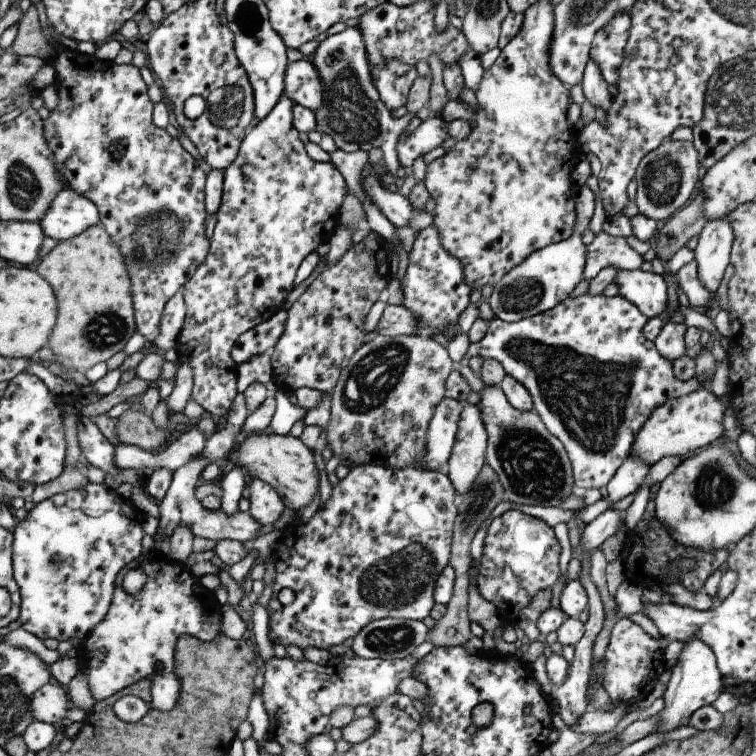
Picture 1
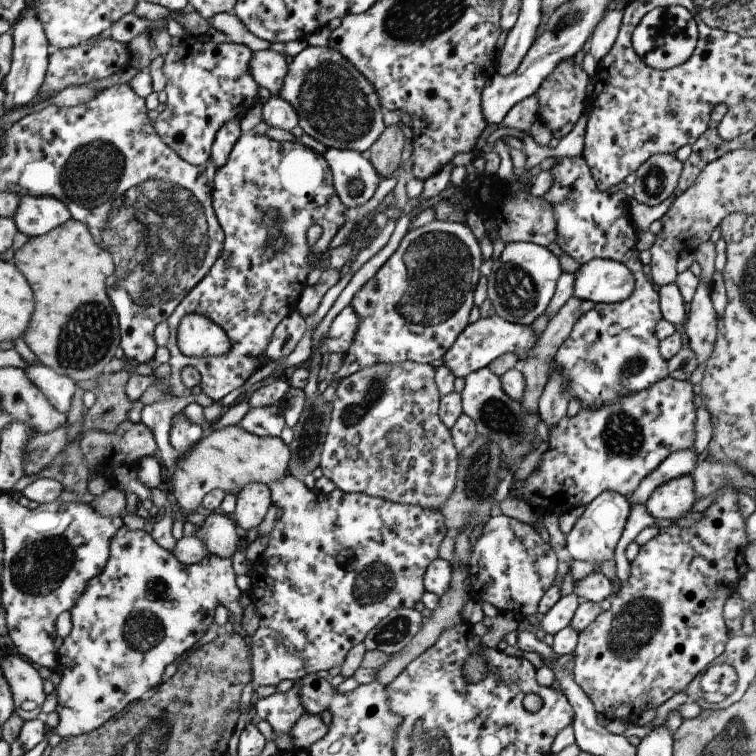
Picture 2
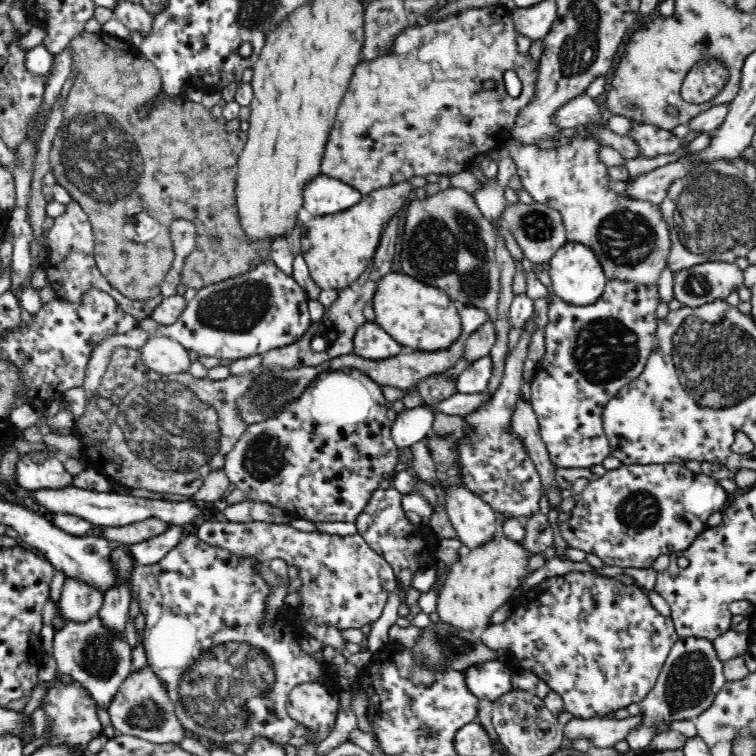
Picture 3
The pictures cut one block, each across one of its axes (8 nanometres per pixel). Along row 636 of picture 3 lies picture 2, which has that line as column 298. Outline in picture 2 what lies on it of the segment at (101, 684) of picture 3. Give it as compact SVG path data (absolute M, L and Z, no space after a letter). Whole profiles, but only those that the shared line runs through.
M308 45L299 54L290 58L289 70L286 71L277 96L296 109L300 128L325 147L354 149L367 153L386 128L382 119L386 110L381 106L379 96L370 86L369 80L342 54L330 47Z

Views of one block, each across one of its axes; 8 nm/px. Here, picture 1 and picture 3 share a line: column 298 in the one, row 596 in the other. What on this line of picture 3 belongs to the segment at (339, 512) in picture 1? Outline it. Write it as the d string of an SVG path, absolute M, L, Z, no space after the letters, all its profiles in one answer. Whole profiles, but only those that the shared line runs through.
M570 571L545 578L539 585L514 598L510 616L502 623L488 626L480 641L546 682L562 697L568 713L580 719L590 719L642 702L654 688L678 637L671 617L660 615L640 586L626 585L614 577L592 572Z

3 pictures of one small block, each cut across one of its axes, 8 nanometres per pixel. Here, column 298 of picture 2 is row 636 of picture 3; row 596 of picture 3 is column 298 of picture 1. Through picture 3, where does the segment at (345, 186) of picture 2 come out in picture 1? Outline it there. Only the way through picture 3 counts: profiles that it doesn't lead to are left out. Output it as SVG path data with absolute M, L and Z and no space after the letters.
M287 95L279 100L279 103L267 114L261 121L256 123L252 130L247 130L243 141L241 142L236 158L228 165L224 171L223 178L223 195L219 209L217 210L217 223L214 228L213 237L211 238L211 247L206 260L196 269L192 278L183 286L183 297L186 305L186 320L184 326L178 335L176 349L179 353L180 363L184 362L192 367L193 370L193 387L191 398L196 401L204 410L205 414L215 419L226 414L231 409L233 400L237 395L237 364L232 360L231 350L236 340L247 330L252 330L256 325L262 324L265 320L272 318L276 312L282 309L282 303L286 300L288 293L295 288L294 277L296 276L300 263L311 252L314 252L320 244L324 244L332 237L338 226L340 207L344 199L348 196L347 182L344 180L342 173L330 162L321 163L315 161L305 149L305 144L298 137L298 130L293 125L293 107L294 102Z

